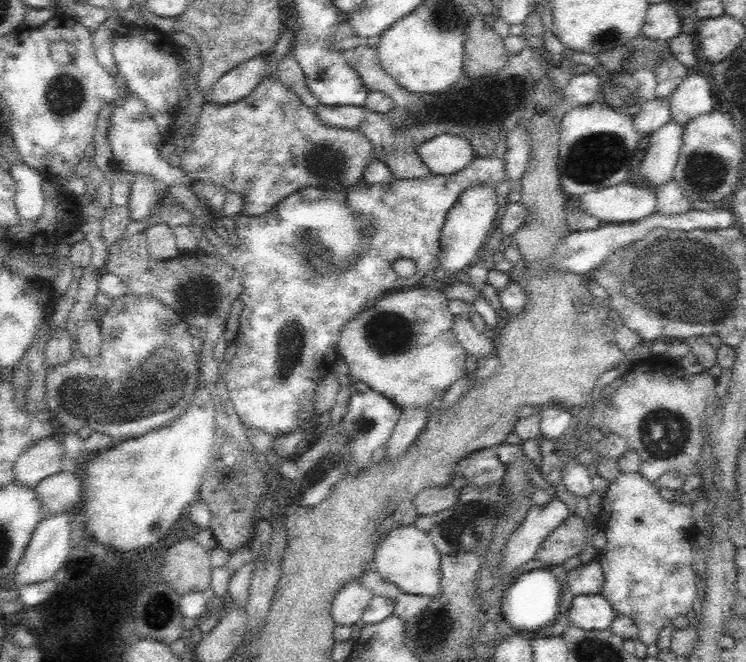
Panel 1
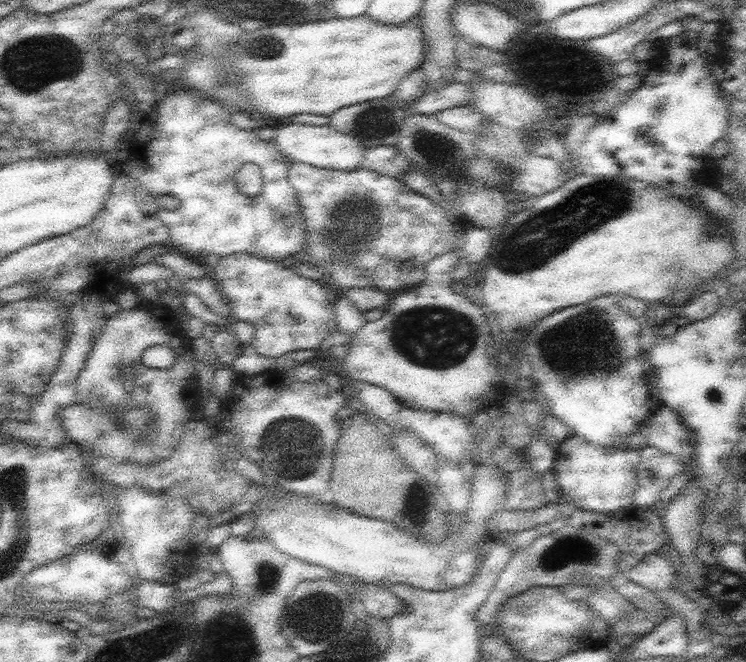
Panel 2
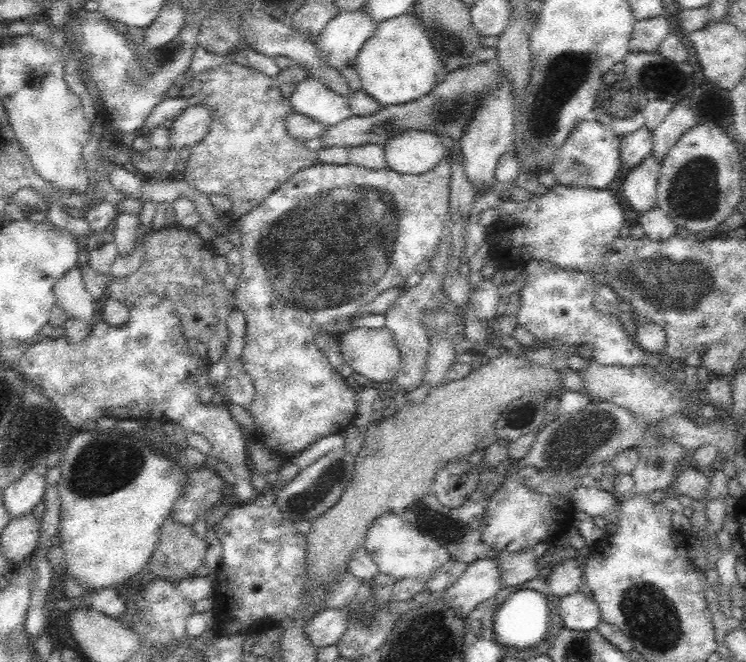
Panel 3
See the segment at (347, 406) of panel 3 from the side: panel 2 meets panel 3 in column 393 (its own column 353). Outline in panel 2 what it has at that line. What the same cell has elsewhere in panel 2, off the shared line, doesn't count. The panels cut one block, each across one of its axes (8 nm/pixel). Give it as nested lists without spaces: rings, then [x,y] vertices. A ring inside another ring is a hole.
[[[295,162],[288,167],[288,180],[290,180],[294,190],[296,190],[296,196],[299,203],[301,218],[304,222],[304,228],[306,228],[307,242],[303,252],[306,252],[310,258],[306,264],[312,264],[314,268],[318,268],[320,273],[328,277],[326,286],[332,288],[336,292],[345,293],[351,289],[371,287],[375,290],[386,292],[391,296],[406,292],[424,281],[426,278],[426,270],[428,267],[428,262],[434,260],[434,258],[442,257],[445,253],[452,251],[457,244],[457,231],[455,226],[451,224],[450,214],[441,208],[441,204],[437,204],[432,199],[427,198],[423,194],[414,192],[406,182],[402,181],[398,177],[393,177],[386,174],[379,174],[374,170],[368,168],[358,168],[353,171],[345,171],[338,169],[322,169],[317,166],[312,166],[309,164],[304,164],[301,162]],[[406,260],[414,260],[414,266],[412,268],[402,270],[400,266],[406,262]]]

